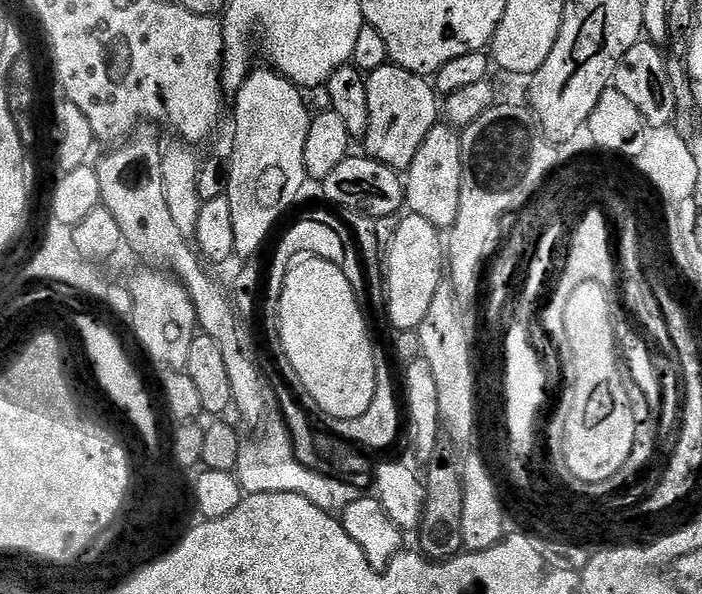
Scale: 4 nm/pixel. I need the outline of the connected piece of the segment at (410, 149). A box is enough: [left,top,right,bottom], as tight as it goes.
[362,62,438,170]

